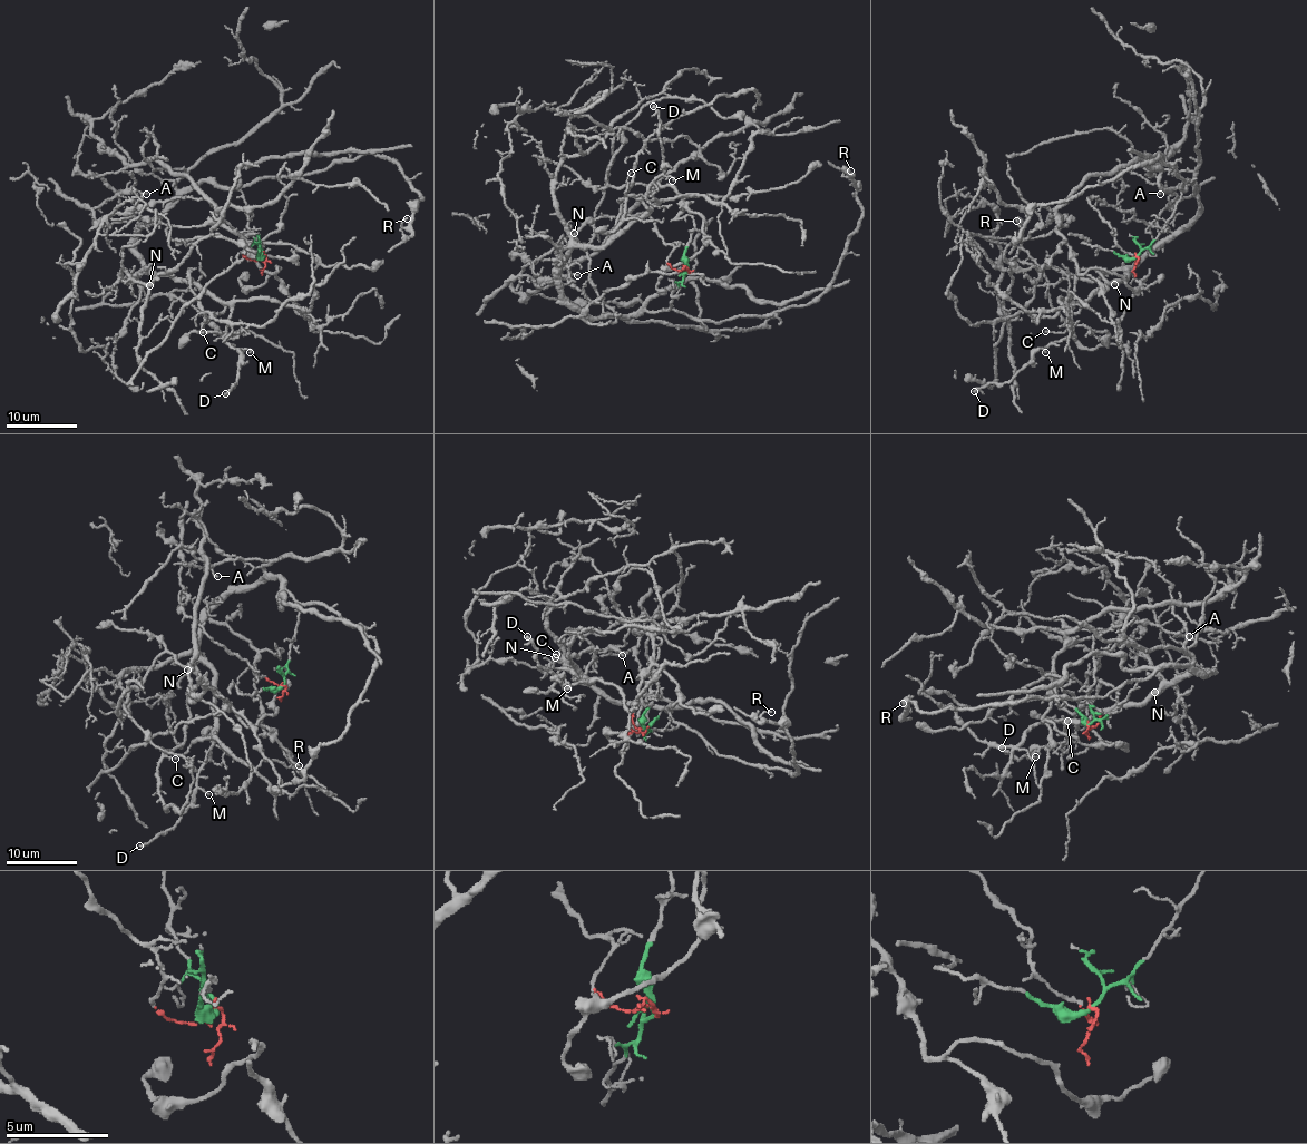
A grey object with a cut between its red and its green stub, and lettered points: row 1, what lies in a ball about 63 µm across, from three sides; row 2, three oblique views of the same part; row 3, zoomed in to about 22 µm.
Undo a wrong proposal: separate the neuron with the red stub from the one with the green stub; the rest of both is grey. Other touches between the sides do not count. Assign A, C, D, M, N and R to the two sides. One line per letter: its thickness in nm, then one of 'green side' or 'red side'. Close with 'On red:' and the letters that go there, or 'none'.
A: 130 nm | red side
C: 100 nm | green side
D: 160 nm | green side
M: 120 nm | green side
N: 110 nm | green side
R: 120 nm | green side
On red: A

